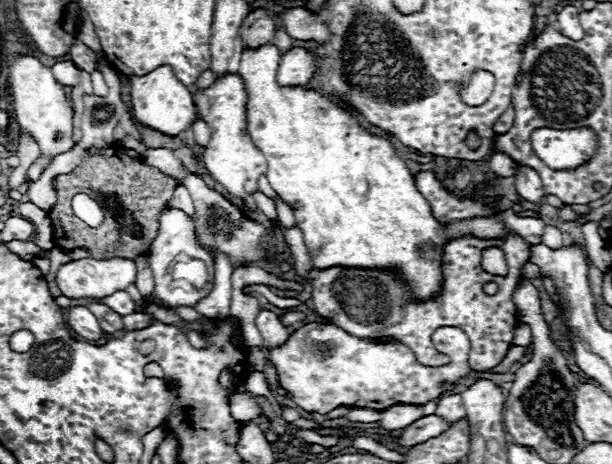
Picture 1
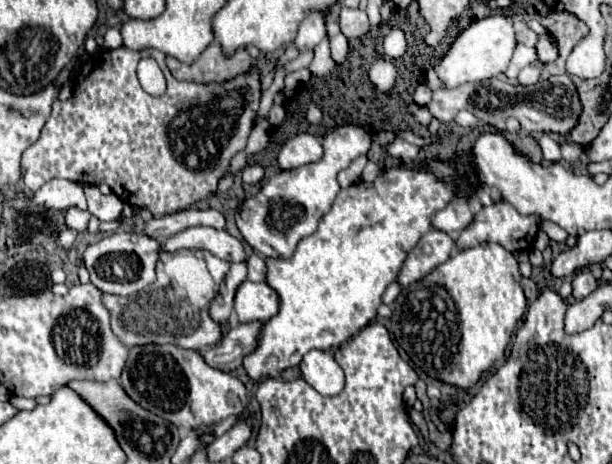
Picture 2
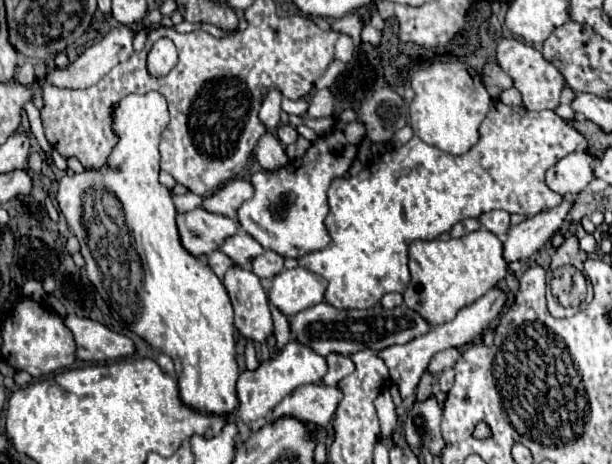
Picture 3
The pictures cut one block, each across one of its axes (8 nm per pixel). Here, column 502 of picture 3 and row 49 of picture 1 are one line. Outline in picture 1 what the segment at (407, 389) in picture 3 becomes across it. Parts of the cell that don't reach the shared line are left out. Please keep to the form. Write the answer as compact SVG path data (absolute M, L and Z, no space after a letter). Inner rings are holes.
M292 48L282 54L276 78L280 86L306 86L314 72L314 56L306 48Z

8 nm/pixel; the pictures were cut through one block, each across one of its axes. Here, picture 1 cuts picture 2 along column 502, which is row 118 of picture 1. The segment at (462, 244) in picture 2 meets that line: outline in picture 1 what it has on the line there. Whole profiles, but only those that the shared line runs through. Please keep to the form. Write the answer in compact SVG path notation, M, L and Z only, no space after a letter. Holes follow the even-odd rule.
M226 74L222 78L216 78L212 86L206 90L198 90L194 94L200 118L210 126L212 138L204 148L202 162L210 176L218 180L230 196L244 198L246 210L254 210L254 198L252 192L258 190L258 176L264 174L264 154L252 144L252 138L246 128L246 102L248 94L244 88L244 80L240 74Z

